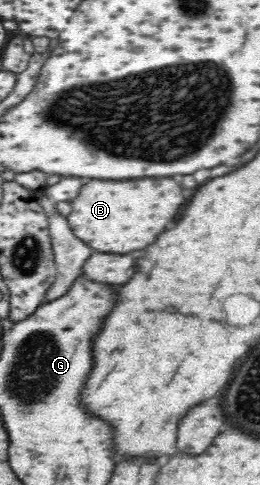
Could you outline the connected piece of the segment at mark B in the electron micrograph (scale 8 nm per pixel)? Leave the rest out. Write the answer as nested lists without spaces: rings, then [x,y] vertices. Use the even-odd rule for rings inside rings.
[[[133,178],[133,180],[121,180],[121,182],[105,182],[105,180],[89,180],[83,184],[83,188],[72,200],[71,212],[66,216],[73,233],[81,238],[85,244],[89,244],[95,252],[127,254],[133,250],[147,248],[157,240],[161,232],[167,230],[167,224],[175,220],[175,216],[181,212],[187,198],[183,198],[183,186],[173,178]]]

